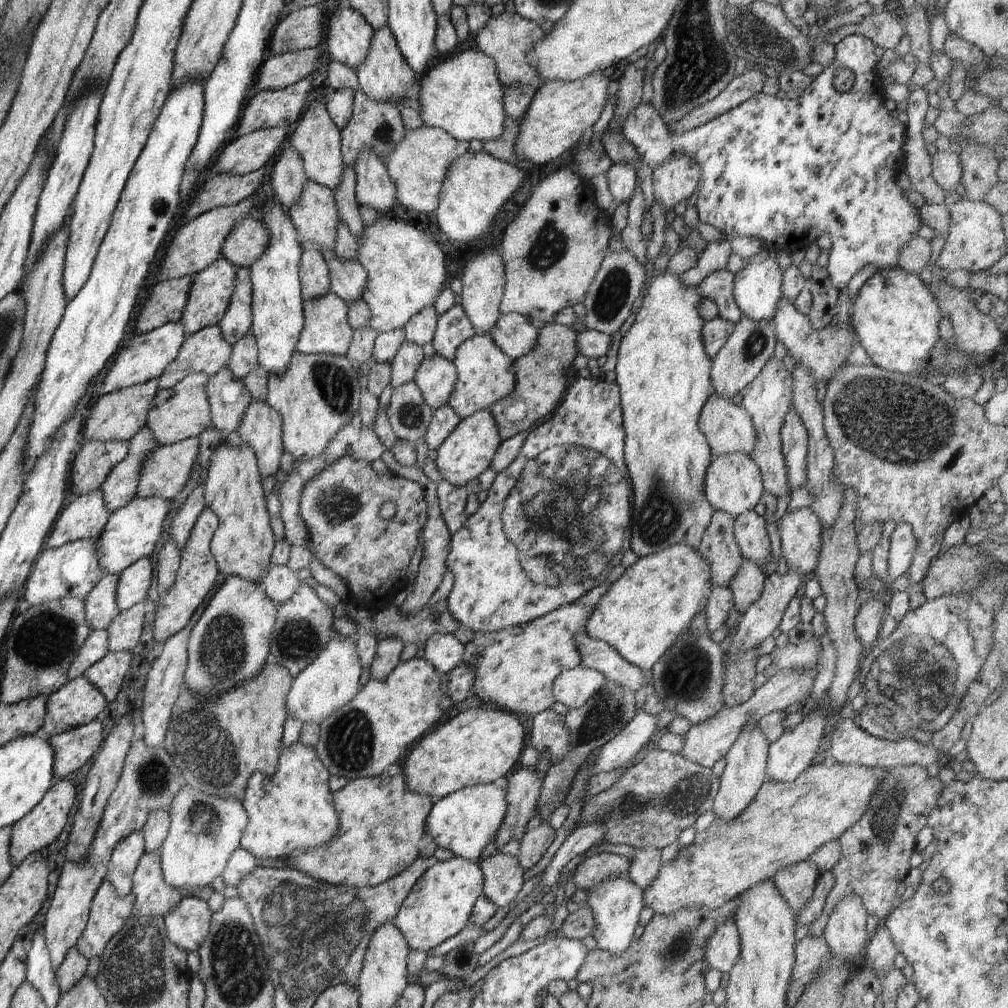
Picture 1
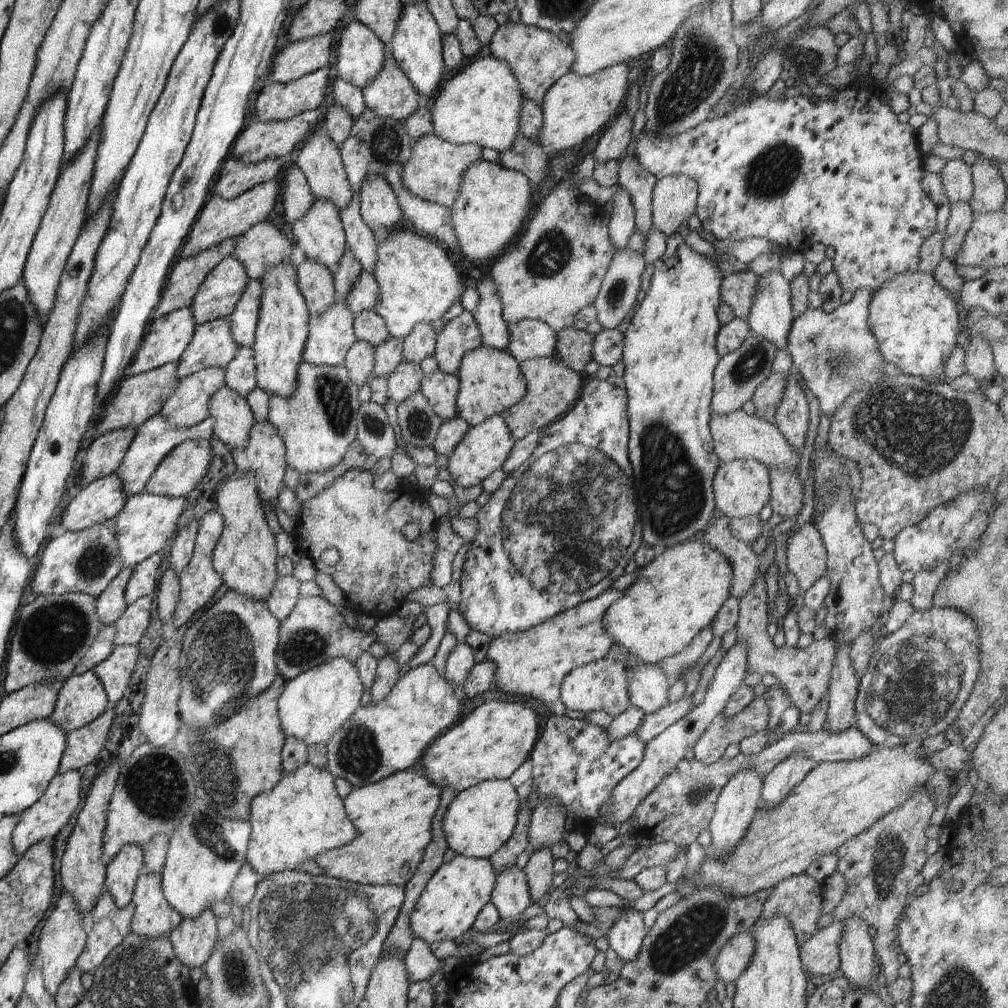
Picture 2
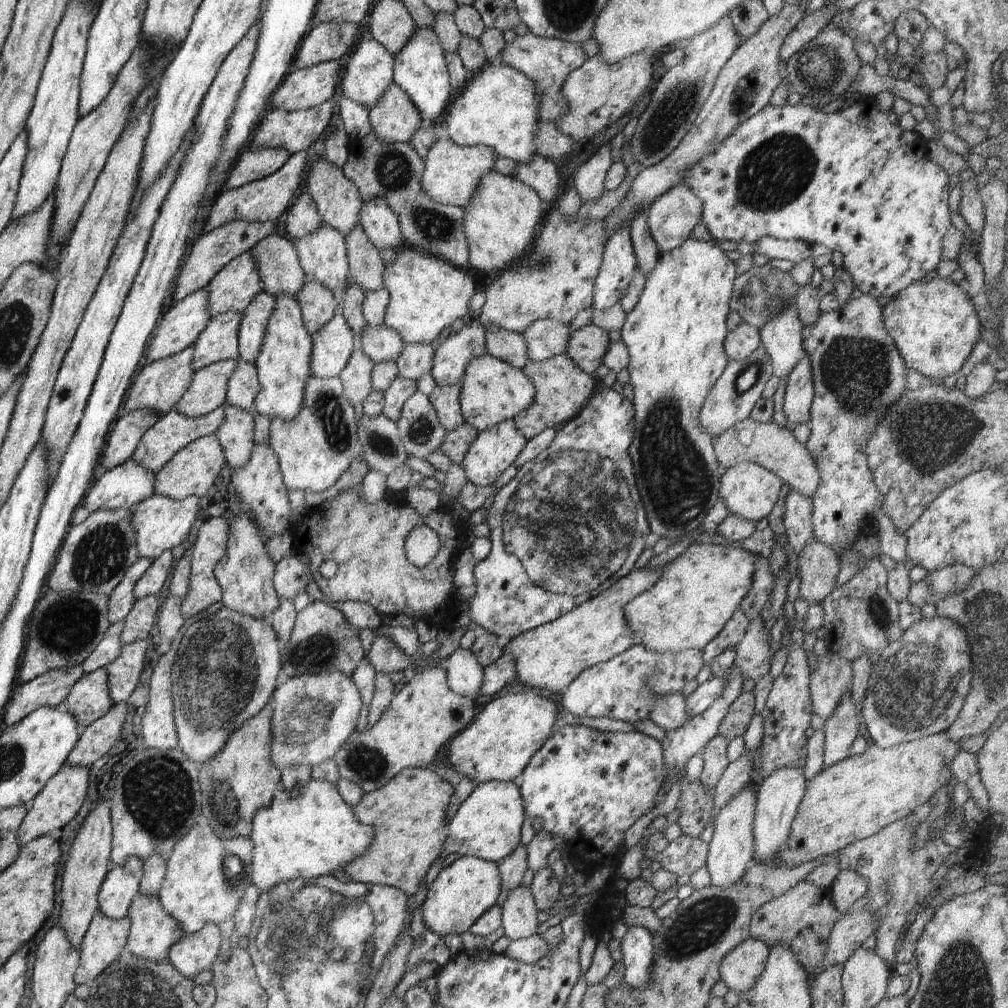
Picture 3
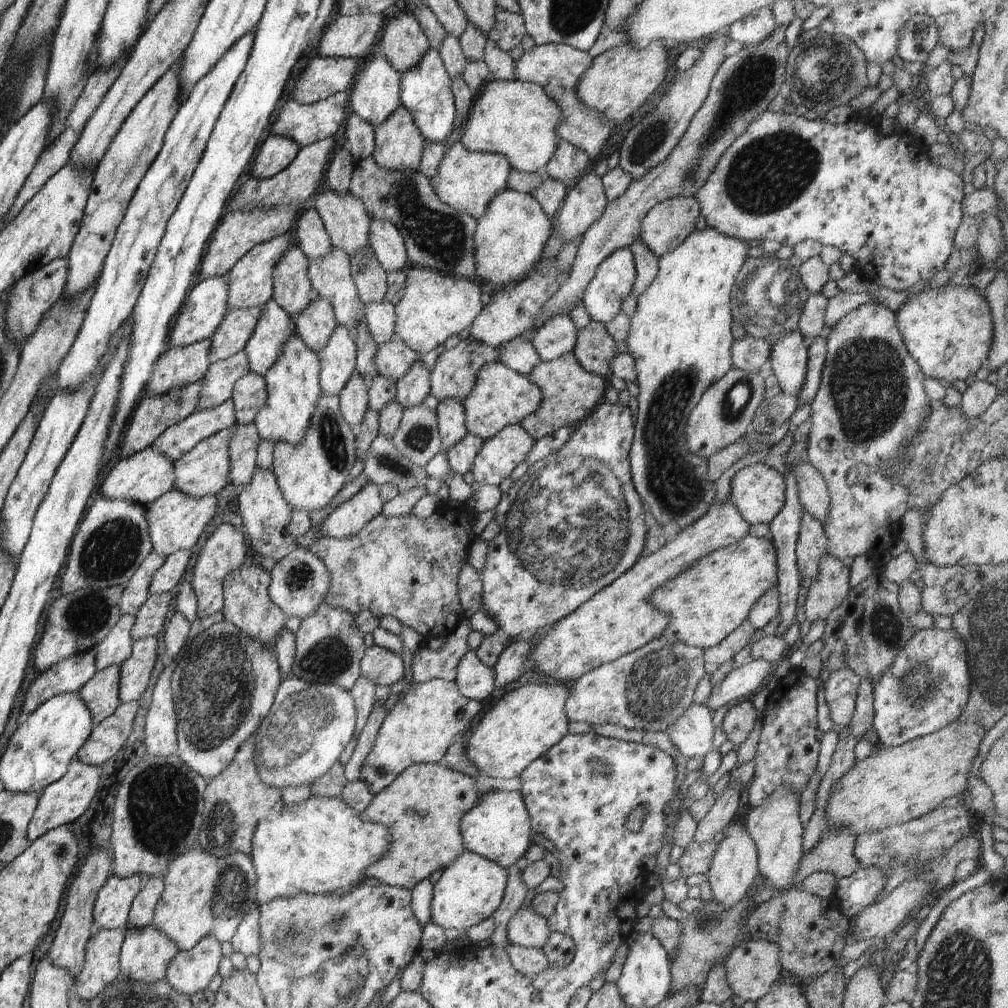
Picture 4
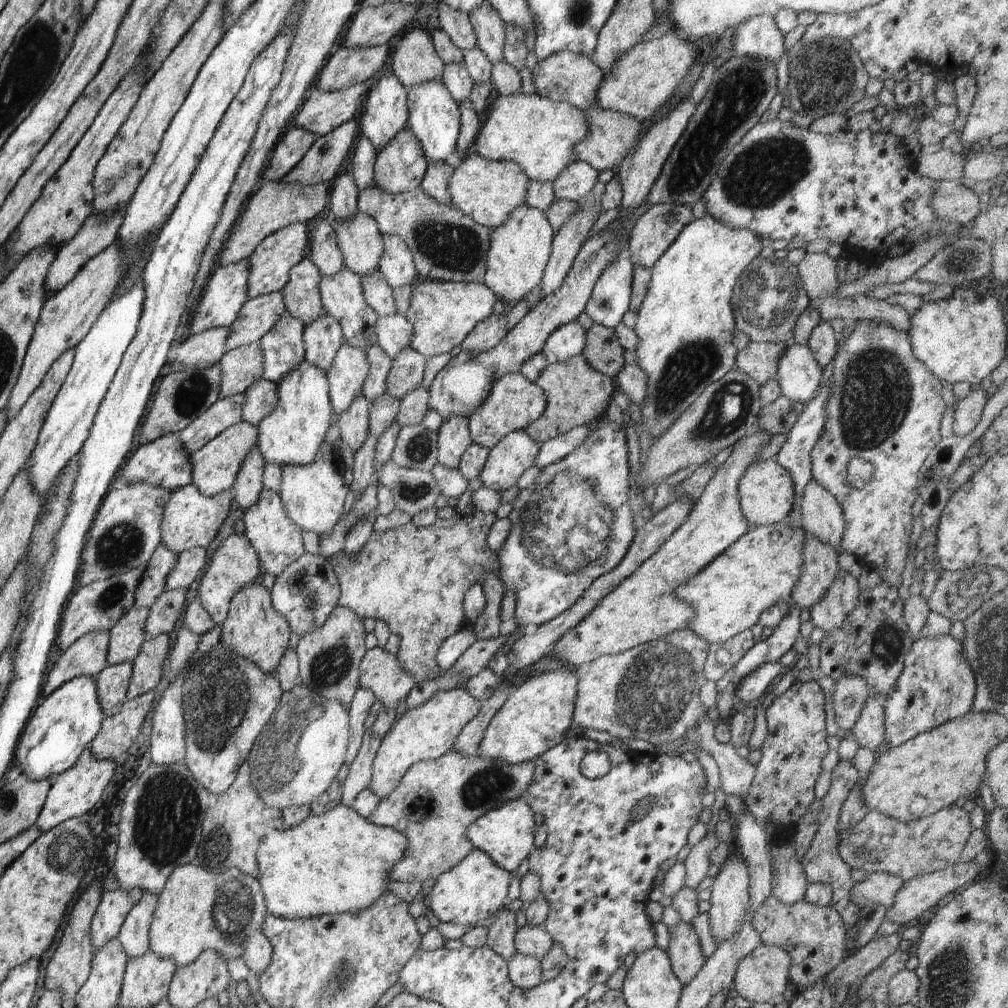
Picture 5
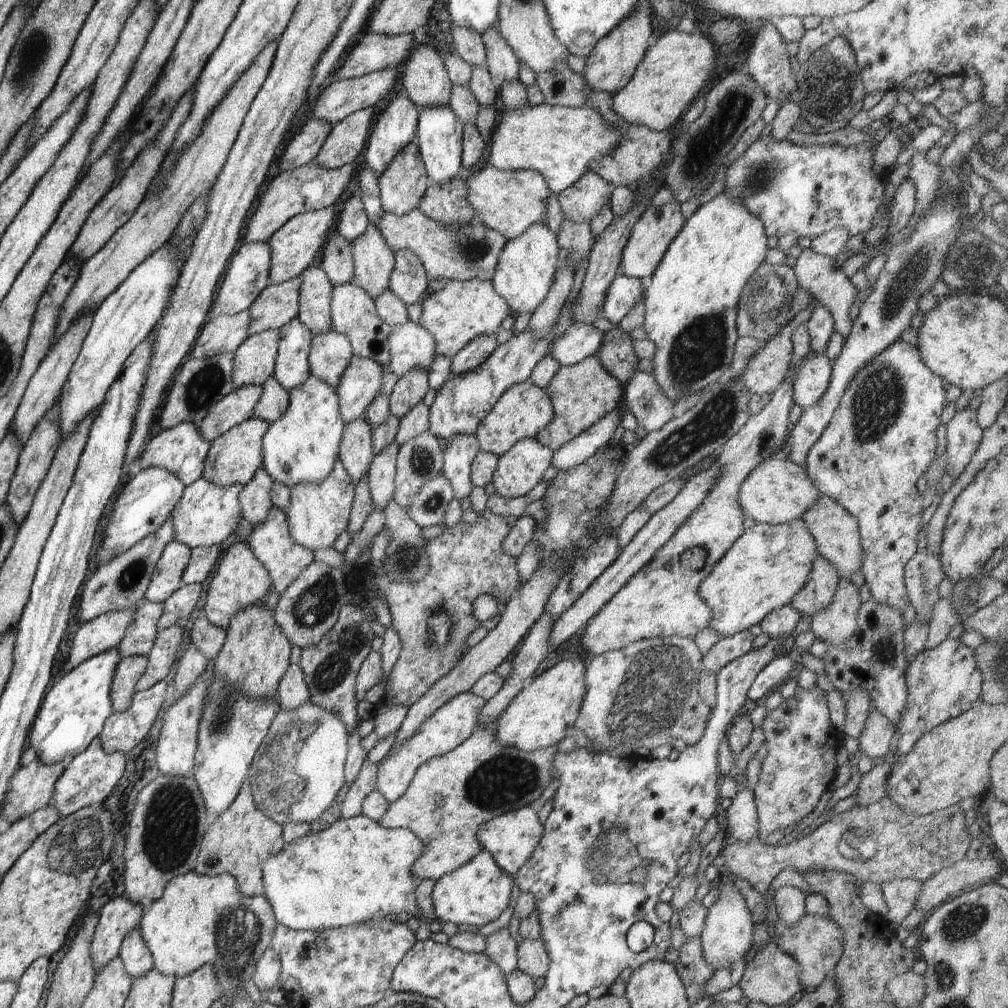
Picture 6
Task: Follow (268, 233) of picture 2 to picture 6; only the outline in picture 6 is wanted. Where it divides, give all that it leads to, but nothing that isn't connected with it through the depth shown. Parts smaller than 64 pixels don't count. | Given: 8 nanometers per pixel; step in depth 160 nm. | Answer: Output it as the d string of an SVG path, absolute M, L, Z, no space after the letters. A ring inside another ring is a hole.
M310 265L301 272L297 317L313 335L332 328L330 299L333 284L322 267Z

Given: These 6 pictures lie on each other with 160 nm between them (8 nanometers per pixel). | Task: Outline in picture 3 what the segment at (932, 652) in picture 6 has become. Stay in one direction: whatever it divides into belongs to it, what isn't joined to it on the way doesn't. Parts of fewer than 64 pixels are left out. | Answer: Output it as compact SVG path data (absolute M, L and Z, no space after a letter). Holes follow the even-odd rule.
M938 616L936 618L923 618L918 624L914 624L914 626L910 626L908 630L904 631L900 638L892 640L884 650L879 651L878 654L873 654L869 659L871 666L870 680L868 690L866 690L866 696L862 700L860 718L866 725L870 738L876 742L875 744L878 747L891 747L900 743L913 741L914 739L922 739L926 736L948 731L950 726L958 719L958 714L962 711L966 696L971 690L970 666L972 665L972 660L970 660L969 640L965 636L964 630L954 620Z

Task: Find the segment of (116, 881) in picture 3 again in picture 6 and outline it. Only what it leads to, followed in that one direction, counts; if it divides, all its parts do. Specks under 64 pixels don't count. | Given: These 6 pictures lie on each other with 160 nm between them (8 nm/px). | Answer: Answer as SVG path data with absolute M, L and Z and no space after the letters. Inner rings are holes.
M124 896L114 897L102 907L90 947L90 956L94 958L98 967L102 968L107 962L119 956L121 942L135 926L139 926L145 908L146 905L132 902Z

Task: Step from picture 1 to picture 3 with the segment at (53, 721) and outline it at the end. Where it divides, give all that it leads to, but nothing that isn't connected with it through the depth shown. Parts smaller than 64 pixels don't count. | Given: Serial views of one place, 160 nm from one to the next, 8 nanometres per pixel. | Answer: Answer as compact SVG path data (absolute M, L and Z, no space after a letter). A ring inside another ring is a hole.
M100 668L84 675L74 686L68 698L58 705L58 710L72 714L81 729L106 716L112 708L112 698L108 685L108 672Z

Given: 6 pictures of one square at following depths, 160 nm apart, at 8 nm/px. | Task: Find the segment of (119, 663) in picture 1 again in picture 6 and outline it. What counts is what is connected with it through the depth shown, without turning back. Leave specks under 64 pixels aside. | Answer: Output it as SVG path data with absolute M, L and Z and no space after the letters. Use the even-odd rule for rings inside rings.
M176 625L157 632L153 647L147 652L146 670L137 682L136 693L167 679L172 664L176 662L182 632L183 628Z

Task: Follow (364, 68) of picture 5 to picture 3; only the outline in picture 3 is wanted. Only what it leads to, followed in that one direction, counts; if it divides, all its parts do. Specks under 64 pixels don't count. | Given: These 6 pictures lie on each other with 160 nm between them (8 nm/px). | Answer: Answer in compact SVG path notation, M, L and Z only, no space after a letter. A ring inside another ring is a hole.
M342 61L291 70L270 98L270 108L287 112L304 111L334 99Z

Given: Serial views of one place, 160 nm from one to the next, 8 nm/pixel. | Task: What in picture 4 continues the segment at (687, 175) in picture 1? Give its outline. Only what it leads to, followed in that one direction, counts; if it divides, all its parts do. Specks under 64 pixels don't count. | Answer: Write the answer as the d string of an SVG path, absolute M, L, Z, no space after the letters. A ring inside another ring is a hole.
M690 195L663 200L655 204L654 208L651 208L648 214L641 220L639 238L660 258L678 248L686 240L686 237L696 230L694 224L696 224L700 214L699 202L695 196Z

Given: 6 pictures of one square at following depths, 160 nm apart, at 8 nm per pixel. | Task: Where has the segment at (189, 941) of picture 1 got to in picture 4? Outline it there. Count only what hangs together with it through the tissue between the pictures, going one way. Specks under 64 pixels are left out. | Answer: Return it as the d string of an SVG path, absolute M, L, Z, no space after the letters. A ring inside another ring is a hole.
M206 935L191 951L178 951L169 962L165 979L178 991L191 997L206 990L216 974L223 954L221 942Z

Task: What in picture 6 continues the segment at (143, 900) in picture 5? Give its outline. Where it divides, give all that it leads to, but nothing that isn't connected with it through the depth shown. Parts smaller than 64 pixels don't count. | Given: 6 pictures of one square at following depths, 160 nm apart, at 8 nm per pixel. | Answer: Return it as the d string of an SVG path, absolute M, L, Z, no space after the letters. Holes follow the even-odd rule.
M135 926L121 942L119 957L132 979L146 974L153 967L150 949L142 938L139 926Z

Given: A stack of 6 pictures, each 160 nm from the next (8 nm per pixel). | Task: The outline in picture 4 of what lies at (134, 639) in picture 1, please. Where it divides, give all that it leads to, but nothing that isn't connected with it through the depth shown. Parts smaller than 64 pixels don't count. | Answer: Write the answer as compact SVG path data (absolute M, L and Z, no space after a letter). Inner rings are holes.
M171 593L149 595L146 602L135 613L135 623L130 631L133 640L158 635L160 630L164 629L164 622L168 618L171 604Z

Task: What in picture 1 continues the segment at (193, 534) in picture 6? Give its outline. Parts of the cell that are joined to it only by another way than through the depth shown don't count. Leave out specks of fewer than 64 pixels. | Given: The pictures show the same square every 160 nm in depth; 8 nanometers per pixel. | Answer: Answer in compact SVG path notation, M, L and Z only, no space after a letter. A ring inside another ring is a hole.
M135 497L129 504L110 515L105 528L94 541L96 558L104 575L121 574L138 560L153 556L154 548L162 536L164 520L170 511L170 501L157 497Z

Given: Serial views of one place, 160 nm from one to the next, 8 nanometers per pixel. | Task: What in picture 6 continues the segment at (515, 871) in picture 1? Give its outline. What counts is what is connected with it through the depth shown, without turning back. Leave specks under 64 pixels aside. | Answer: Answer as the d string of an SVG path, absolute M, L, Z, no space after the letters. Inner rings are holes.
M520 939L517 946L517 968L529 974L534 980L544 976L549 969L550 957L544 941L540 939Z

